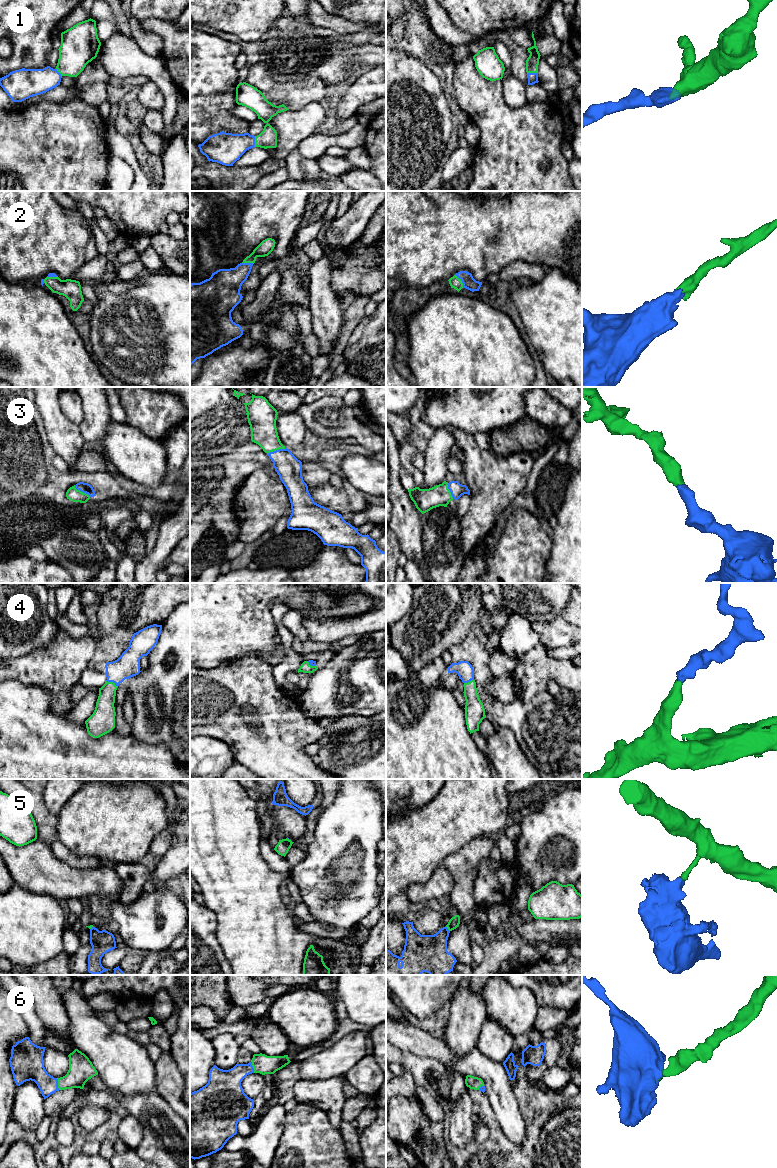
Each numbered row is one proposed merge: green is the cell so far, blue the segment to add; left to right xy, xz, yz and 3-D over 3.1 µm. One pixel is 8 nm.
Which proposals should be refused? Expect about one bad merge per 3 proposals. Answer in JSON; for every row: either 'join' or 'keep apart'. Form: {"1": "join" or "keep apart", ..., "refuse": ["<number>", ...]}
{"1": "join", "2": "join", "3": "join", "4": "join", "5": "keep apart", "6": "join", "refuse": ["5"]}

